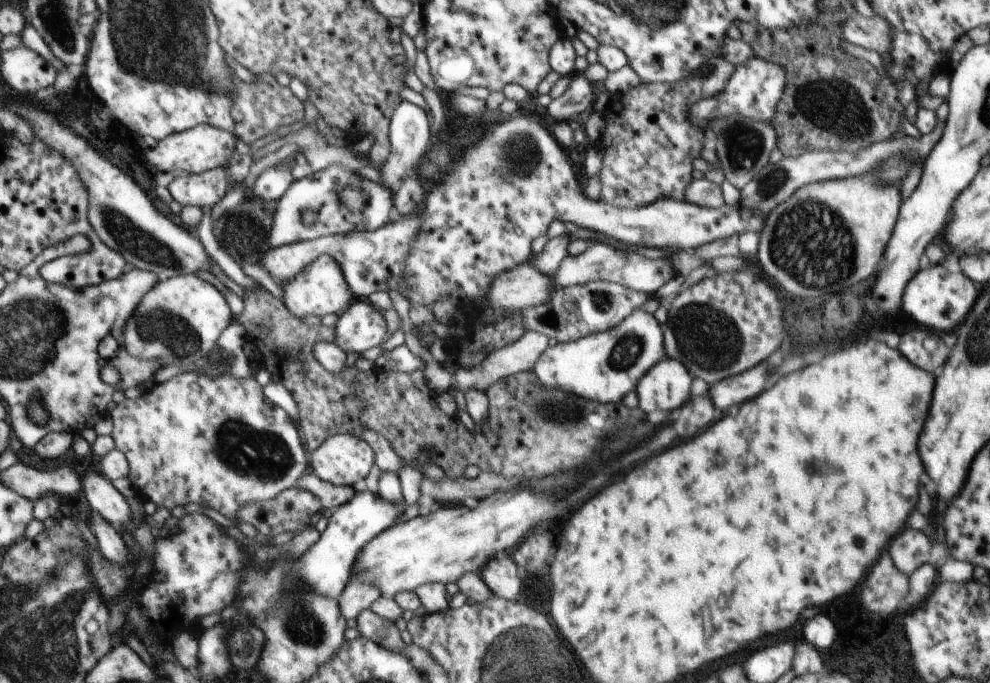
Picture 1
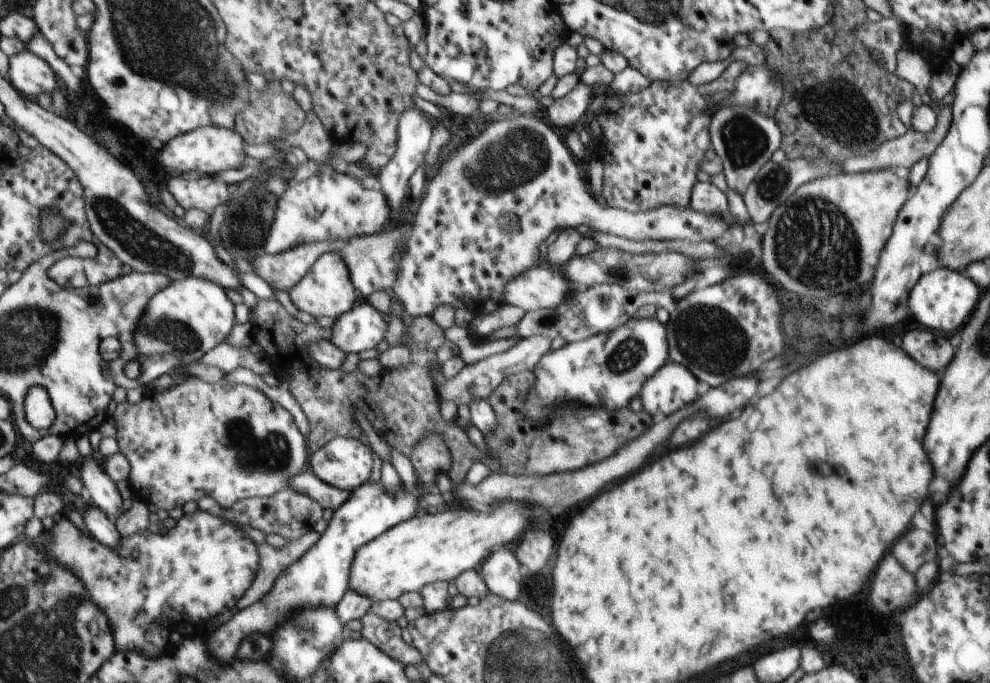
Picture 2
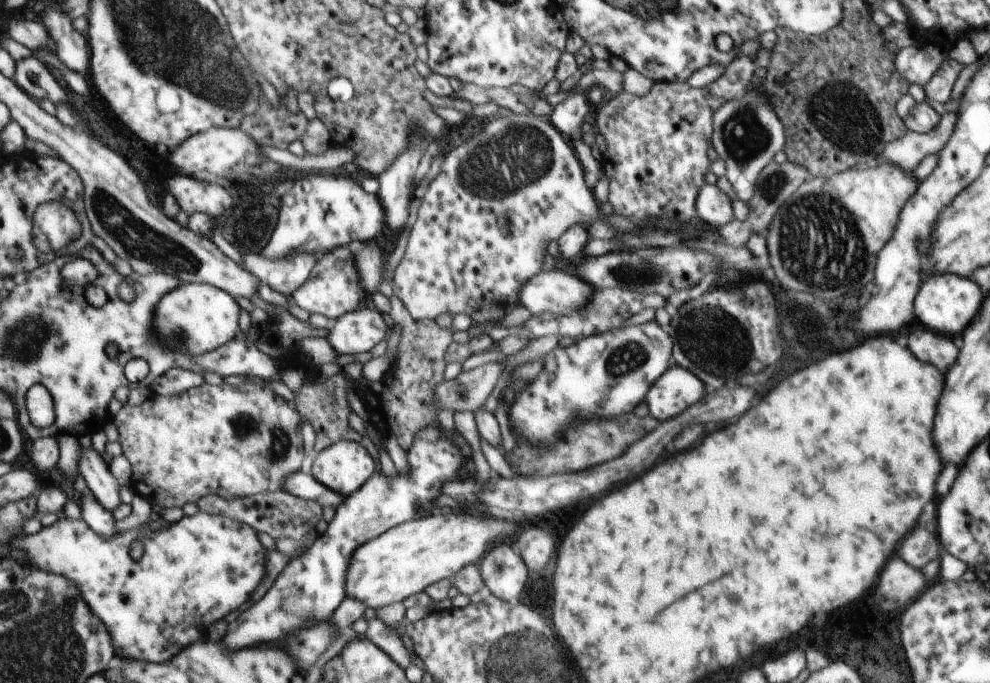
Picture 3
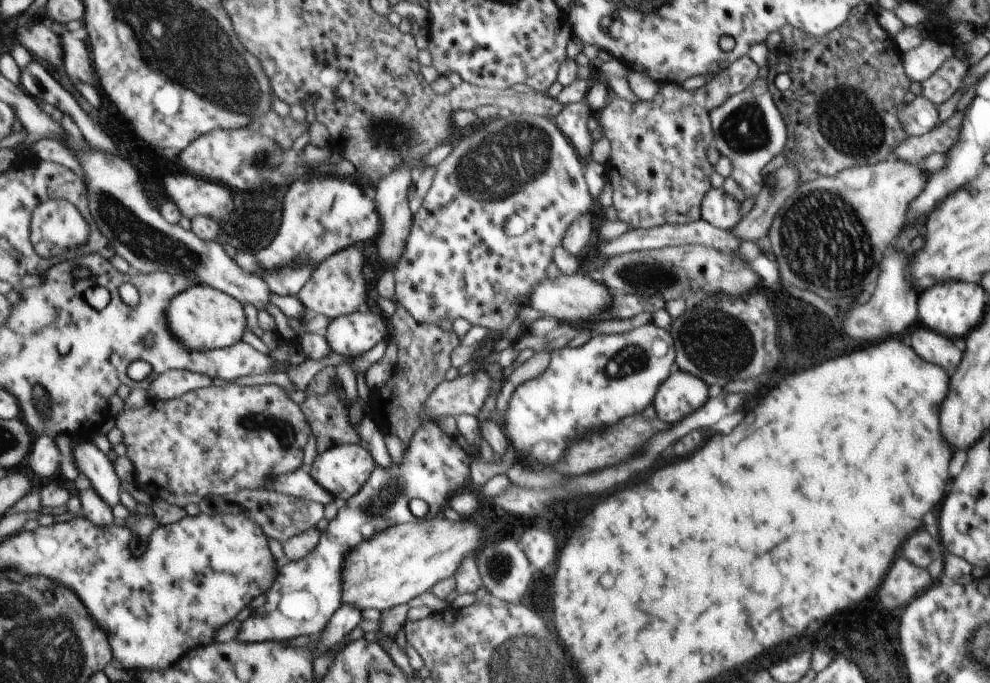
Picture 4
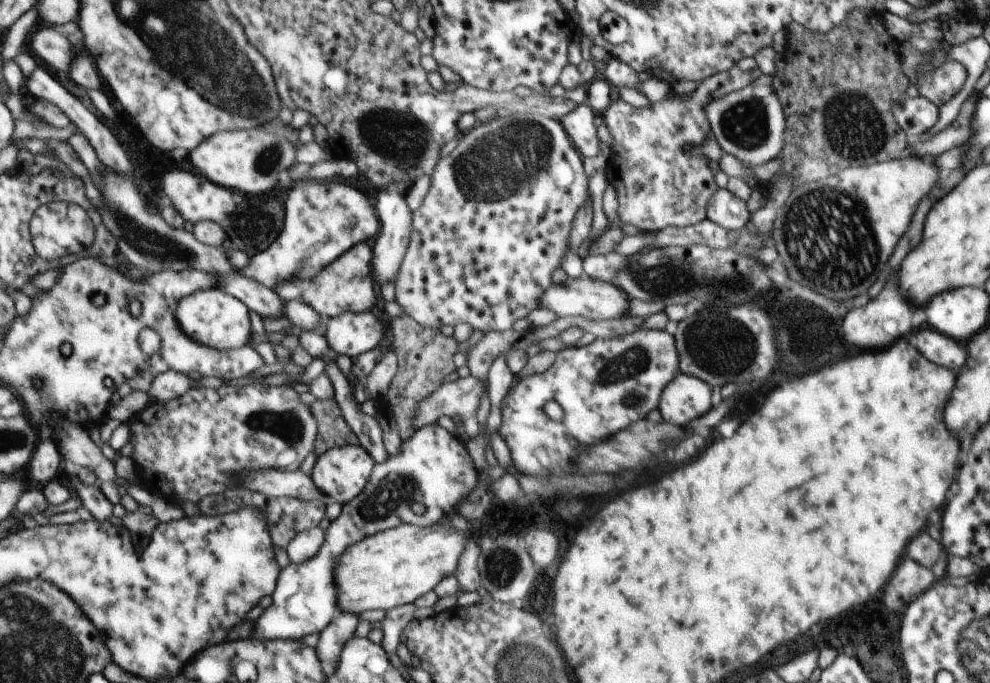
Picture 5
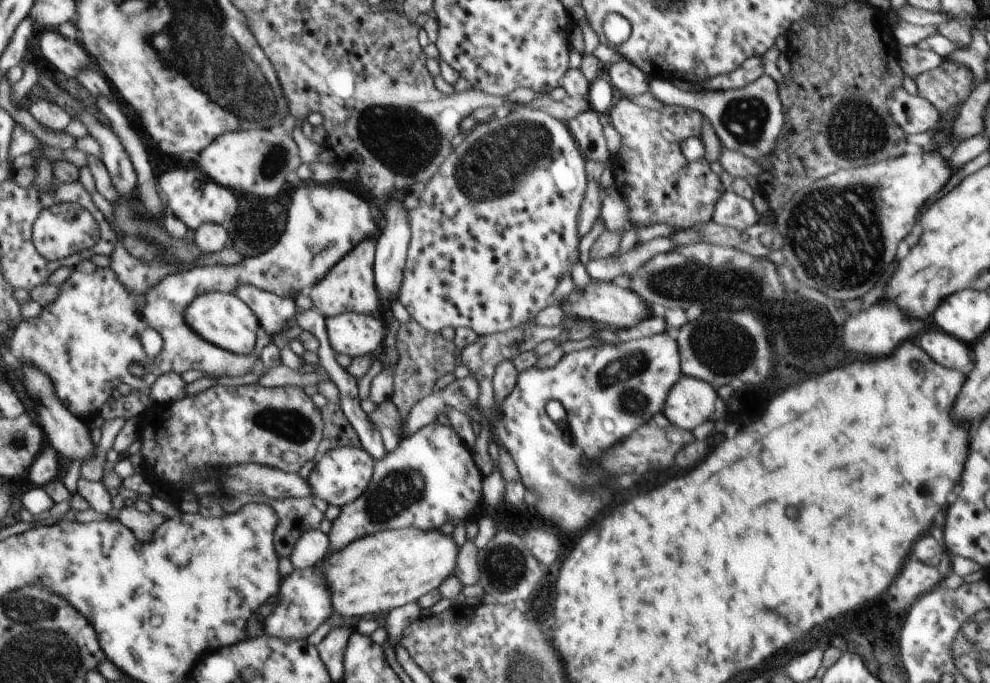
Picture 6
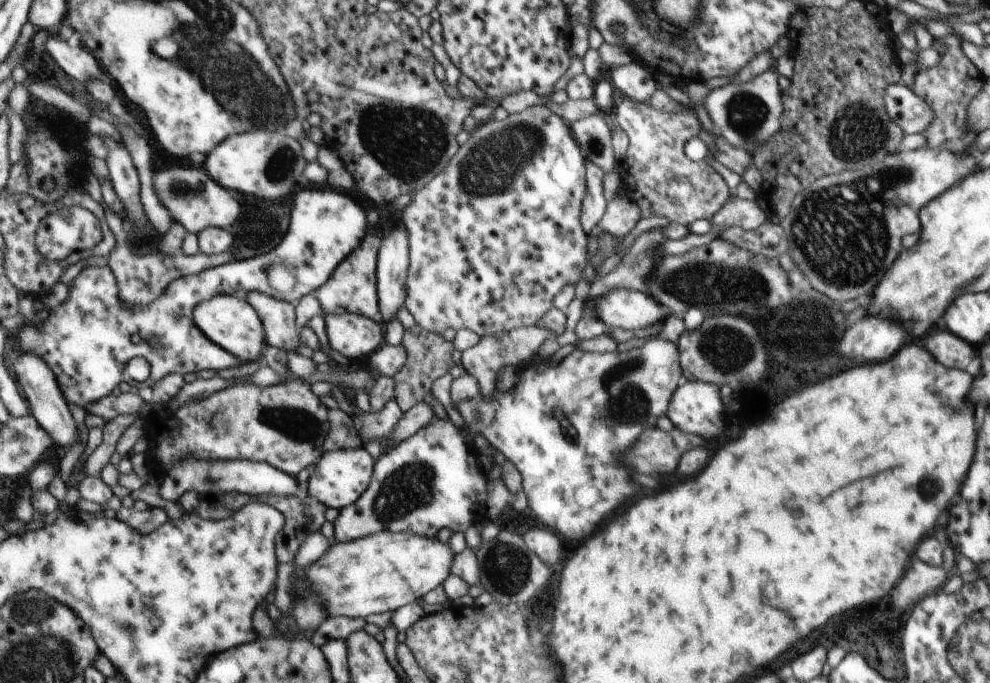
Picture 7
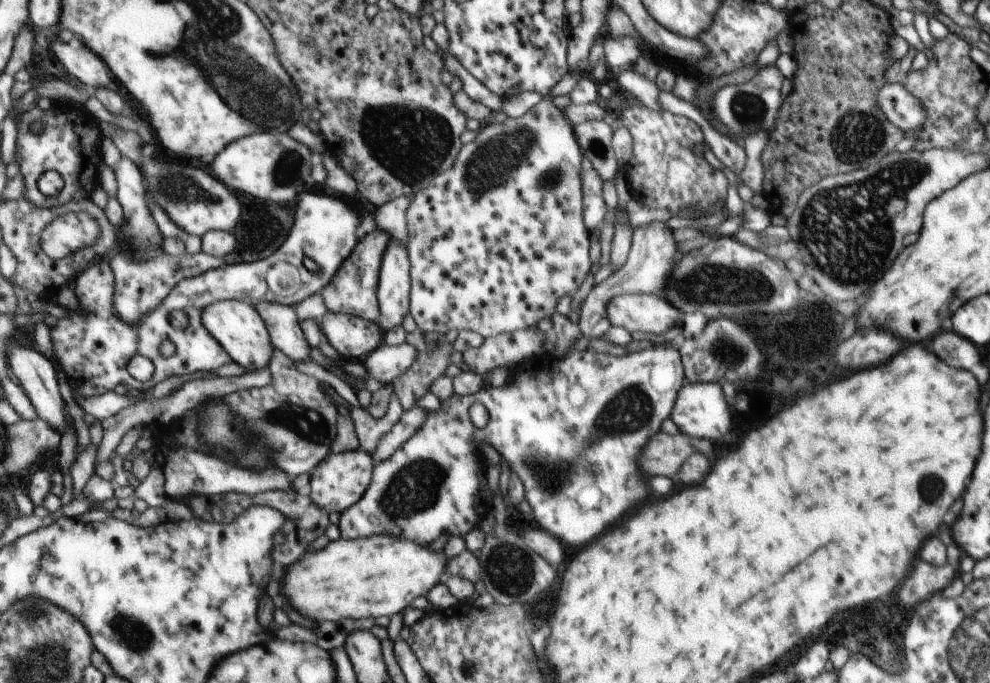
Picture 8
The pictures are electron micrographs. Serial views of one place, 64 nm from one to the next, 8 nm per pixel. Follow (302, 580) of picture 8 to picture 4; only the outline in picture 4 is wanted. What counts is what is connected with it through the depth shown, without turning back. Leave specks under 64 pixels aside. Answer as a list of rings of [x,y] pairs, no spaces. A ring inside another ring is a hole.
[[[443,513],[433,519],[425,521],[418,519],[414,522],[400,523],[374,537],[362,542],[356,549],[352,549],[347,556],[347,564],[344,571],[344,596],[346,605],[355,606],[361,611],[365,608],[376,610],[388,610],[392,607],[406,604],[414,597],[426,593],[440,581],[452,577],[459,570],[459,566],[470,557],[472,553],[481,550],[484,536],[481,536],[482,528],[469,524],[462,517],[462,521],[451,521]]]

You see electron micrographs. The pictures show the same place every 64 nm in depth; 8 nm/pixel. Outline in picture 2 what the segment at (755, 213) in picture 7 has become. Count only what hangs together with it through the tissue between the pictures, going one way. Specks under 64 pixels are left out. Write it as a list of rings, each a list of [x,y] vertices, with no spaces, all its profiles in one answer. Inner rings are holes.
[[[699,182],[691,194],[691,208],[707,217],[722,217],[729,213],[726,193],[713,183]]]

